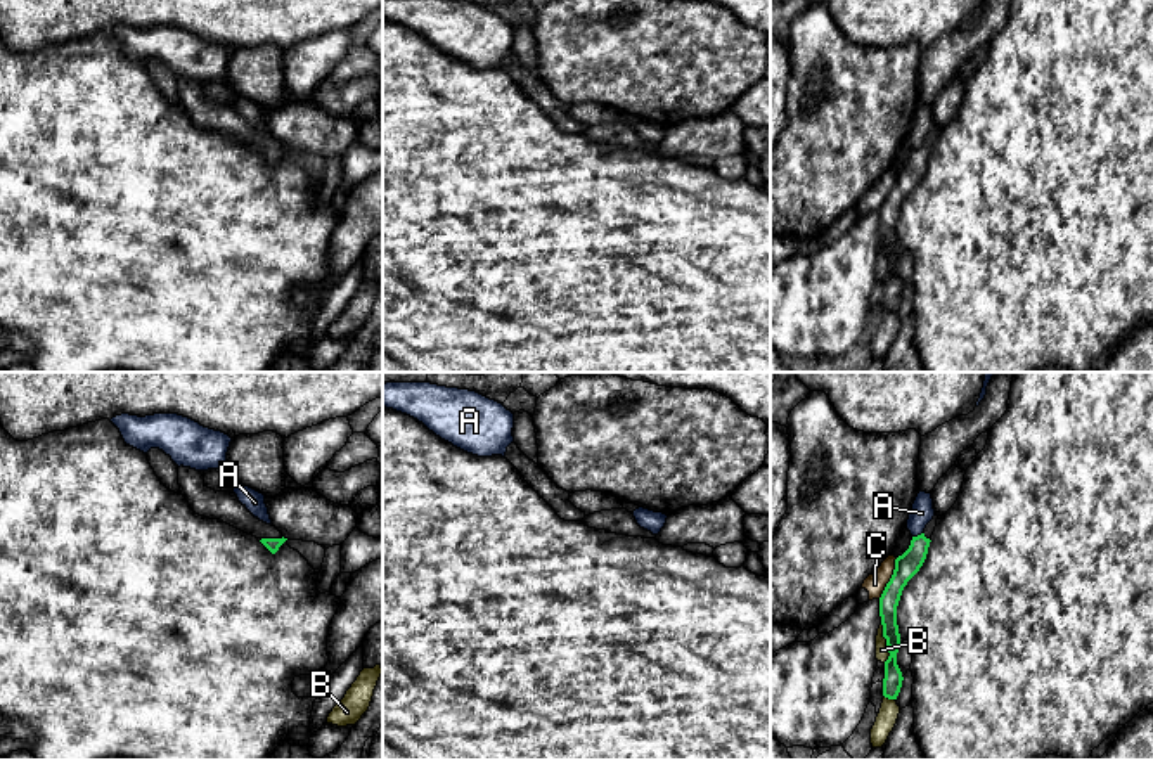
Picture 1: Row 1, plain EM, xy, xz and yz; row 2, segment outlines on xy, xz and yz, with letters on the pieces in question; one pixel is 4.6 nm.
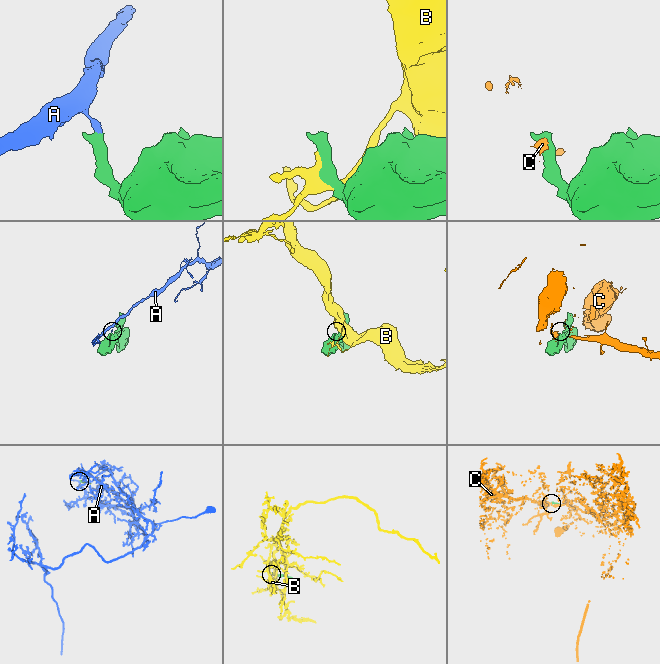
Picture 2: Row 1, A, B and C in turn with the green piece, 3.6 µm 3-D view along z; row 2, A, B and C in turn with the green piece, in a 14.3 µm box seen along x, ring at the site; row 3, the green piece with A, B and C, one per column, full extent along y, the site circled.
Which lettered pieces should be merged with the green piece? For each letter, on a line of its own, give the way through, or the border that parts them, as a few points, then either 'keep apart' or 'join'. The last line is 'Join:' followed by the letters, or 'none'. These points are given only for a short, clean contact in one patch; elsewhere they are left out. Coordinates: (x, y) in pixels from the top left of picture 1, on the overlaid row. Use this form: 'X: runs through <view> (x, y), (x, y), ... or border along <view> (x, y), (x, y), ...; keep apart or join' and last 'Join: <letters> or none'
A: border along yz (921, 532), (913, 537); keep apart
B: keep apart
C: border along yz (897, 558), (894, 573), (878, 598); keep apart
Join: none

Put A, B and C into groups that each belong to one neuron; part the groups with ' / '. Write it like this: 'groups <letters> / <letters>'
groups A / B / C

